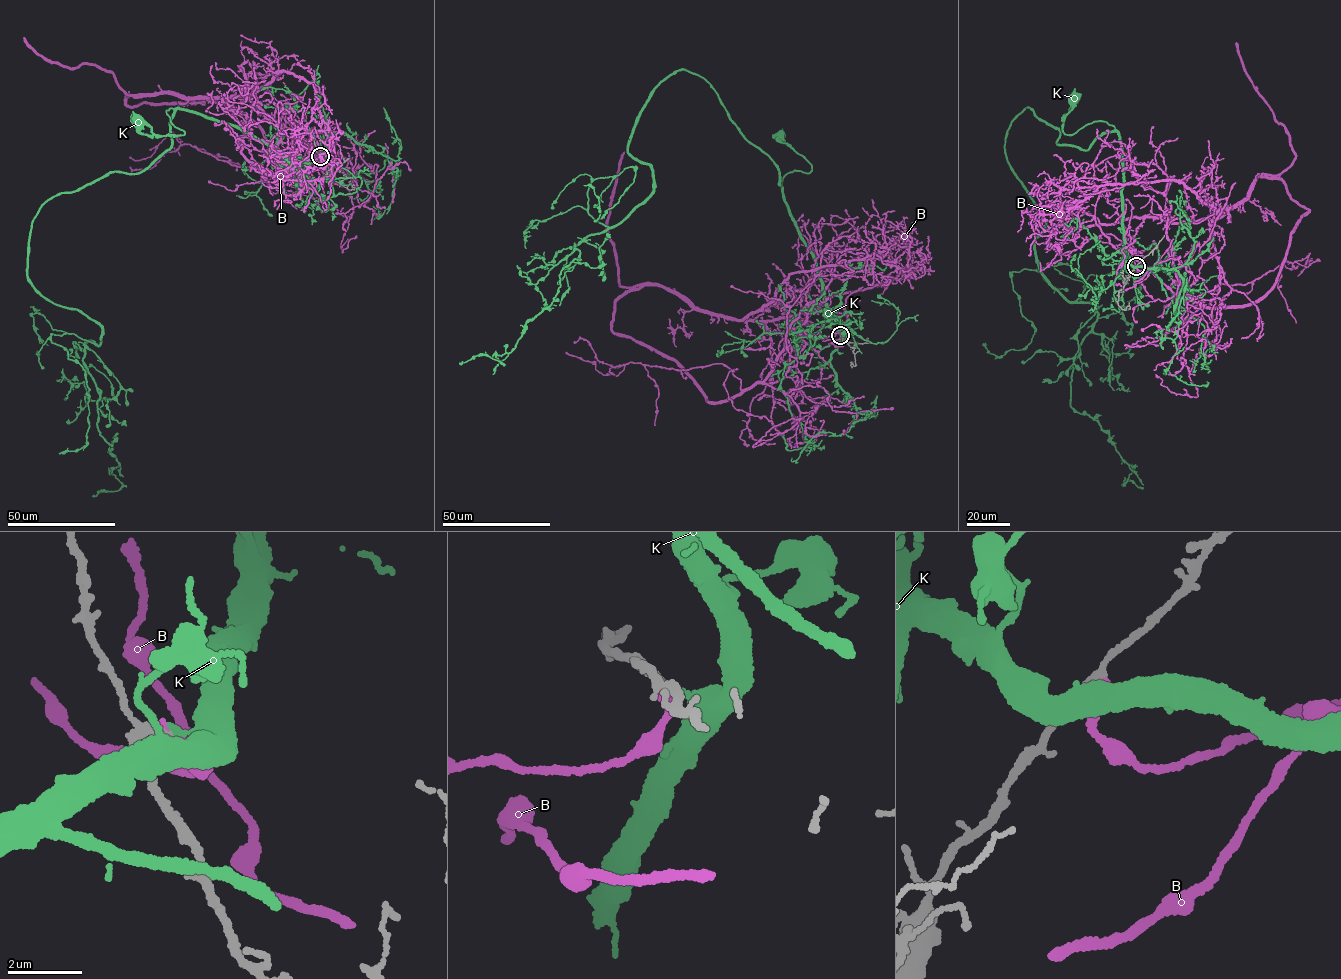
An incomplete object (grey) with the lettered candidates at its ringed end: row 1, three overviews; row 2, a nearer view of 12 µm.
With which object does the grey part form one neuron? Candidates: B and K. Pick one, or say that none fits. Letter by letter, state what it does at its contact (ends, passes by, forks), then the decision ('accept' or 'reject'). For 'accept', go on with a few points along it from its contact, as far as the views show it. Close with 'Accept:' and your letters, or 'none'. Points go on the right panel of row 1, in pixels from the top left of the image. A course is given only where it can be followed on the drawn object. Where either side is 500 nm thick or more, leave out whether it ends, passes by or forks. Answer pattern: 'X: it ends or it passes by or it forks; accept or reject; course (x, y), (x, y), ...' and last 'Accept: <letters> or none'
B: it ends; reject
K: it ends; reject
Accept: none

